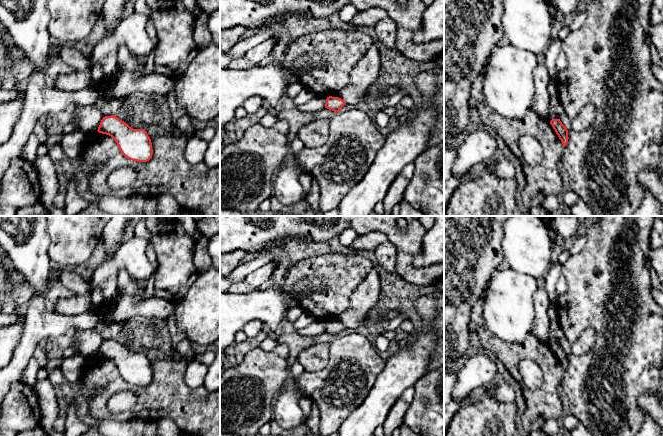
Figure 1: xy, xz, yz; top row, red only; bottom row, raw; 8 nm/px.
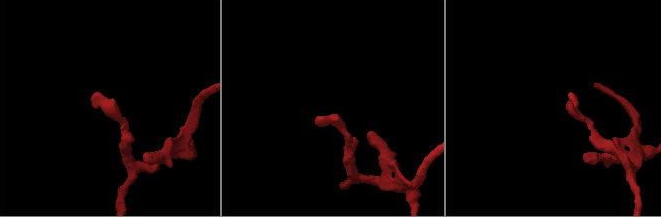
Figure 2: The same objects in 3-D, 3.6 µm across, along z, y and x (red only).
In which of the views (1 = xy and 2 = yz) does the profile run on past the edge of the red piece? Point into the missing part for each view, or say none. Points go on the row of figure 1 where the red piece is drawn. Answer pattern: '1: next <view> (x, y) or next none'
1: next none
2: next none

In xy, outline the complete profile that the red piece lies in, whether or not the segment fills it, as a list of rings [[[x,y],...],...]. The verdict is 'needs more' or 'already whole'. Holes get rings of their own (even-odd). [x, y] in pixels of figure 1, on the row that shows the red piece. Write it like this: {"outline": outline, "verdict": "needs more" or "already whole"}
{"outline": [[[111,115],[103,117],[97,131],[111,136],[127,159],[147,162],[152,158],[152,143],[145,129],[133,129]]], "verdict": "already whole"}

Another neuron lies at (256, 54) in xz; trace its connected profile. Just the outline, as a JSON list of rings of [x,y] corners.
[[[277,36],[271,37],[266,41],[249,49],[244,57],[254,64],[259,64],[266,56],[268,56],[277,43]]]

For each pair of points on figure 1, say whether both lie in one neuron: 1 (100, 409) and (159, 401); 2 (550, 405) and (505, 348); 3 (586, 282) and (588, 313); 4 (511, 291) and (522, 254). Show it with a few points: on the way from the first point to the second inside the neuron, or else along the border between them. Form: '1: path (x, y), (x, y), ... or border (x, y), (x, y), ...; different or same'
1: path (115, 415), (128, 415), (144, 409); same
2: path (550, 385), (550, 368), (533, 351), (525, 351); same
3: path (588, 290), (588, 305); same
4: border (505, 264), (518, 272), (532, 276), (536, 280); different

